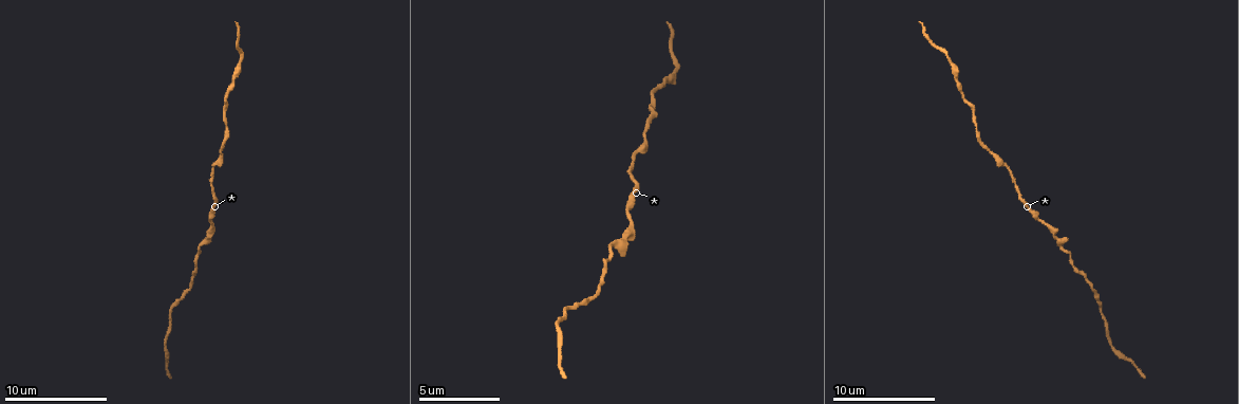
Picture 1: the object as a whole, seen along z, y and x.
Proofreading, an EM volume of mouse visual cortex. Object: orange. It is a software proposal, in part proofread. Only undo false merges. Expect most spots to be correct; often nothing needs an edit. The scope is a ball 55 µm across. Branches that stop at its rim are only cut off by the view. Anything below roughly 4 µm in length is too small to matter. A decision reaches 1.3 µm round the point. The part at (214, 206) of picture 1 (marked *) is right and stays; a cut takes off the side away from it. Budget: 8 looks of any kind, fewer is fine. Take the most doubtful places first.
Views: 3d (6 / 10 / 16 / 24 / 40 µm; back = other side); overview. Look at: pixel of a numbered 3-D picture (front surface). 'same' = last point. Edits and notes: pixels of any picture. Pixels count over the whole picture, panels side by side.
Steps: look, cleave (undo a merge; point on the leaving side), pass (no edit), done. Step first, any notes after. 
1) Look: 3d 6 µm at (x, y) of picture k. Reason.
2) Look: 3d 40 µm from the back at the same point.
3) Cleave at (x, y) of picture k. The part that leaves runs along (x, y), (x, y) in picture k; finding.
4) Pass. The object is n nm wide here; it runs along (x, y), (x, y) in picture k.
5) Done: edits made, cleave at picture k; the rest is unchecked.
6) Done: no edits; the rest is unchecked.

Look: 3d 10 µm at (572, 308) of picture 1.

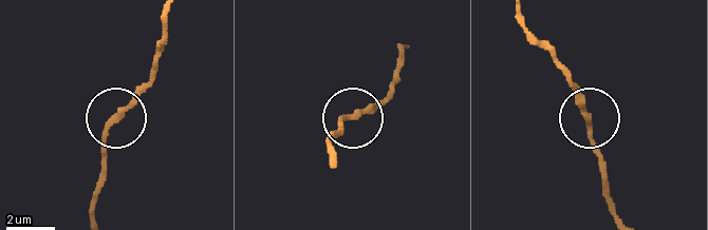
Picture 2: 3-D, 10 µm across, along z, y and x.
Look: 3d 6 µm at (349, 118) of picture 2. Zoom in.

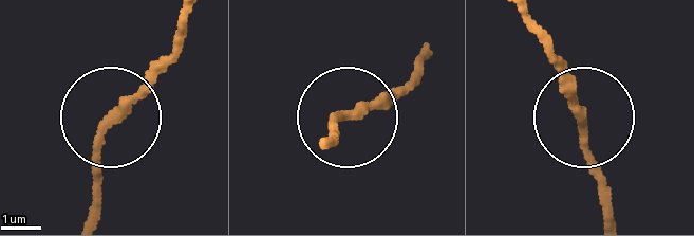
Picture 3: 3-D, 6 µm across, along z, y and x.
Pass. Continuous, no second neuron.

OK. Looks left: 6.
Look: 3d 16 µm at (957, 87) of picture 1. Calibre changes.

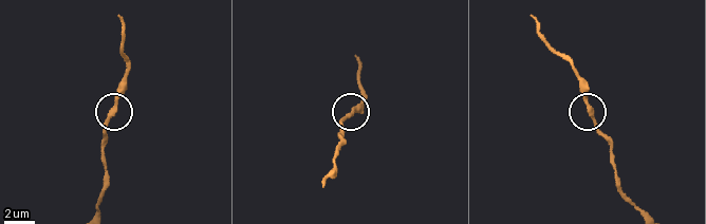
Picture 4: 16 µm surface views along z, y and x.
Pass. It runs along (95, 211), (105, 188), (105, 131), (114, 113), (122, 80) in picture 4; one neuron here.

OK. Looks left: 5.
Look: 3d 16 µm at (202, 243) of picture 1. Calibre changes.

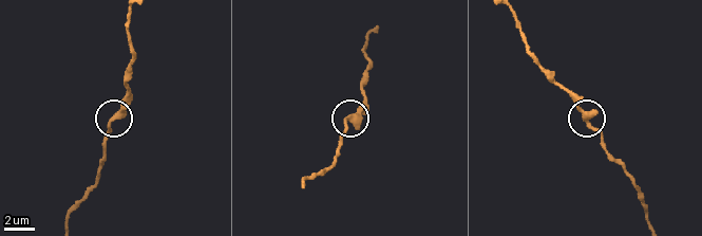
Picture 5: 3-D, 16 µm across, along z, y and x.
Look: 3d 6 µm at (353, 118) of picture 5.

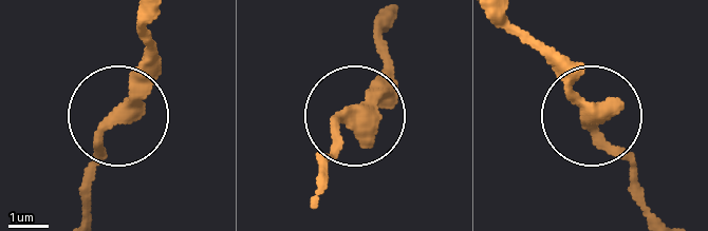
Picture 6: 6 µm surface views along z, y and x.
Pass. It runs along (152, 15), (138, 95), (85, 183) in picture 6; all the same neuron.

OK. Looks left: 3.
Look: 3d 10 µm at (223, 154) of picture 1.

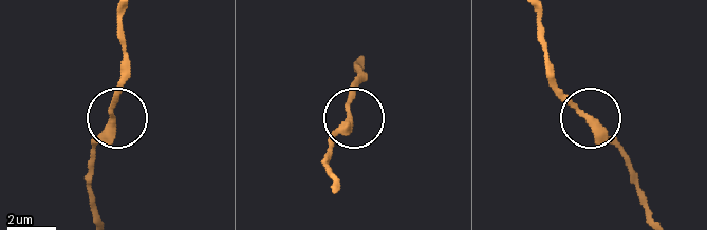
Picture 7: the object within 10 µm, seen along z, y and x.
Look: 3d 6 µm at (349, 117) of picture 7.

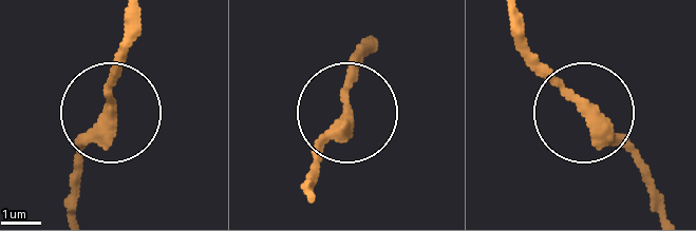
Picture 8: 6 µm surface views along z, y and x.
Pass. All the same neuron.

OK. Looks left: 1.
Done: no edits; the rest is unchecked.

